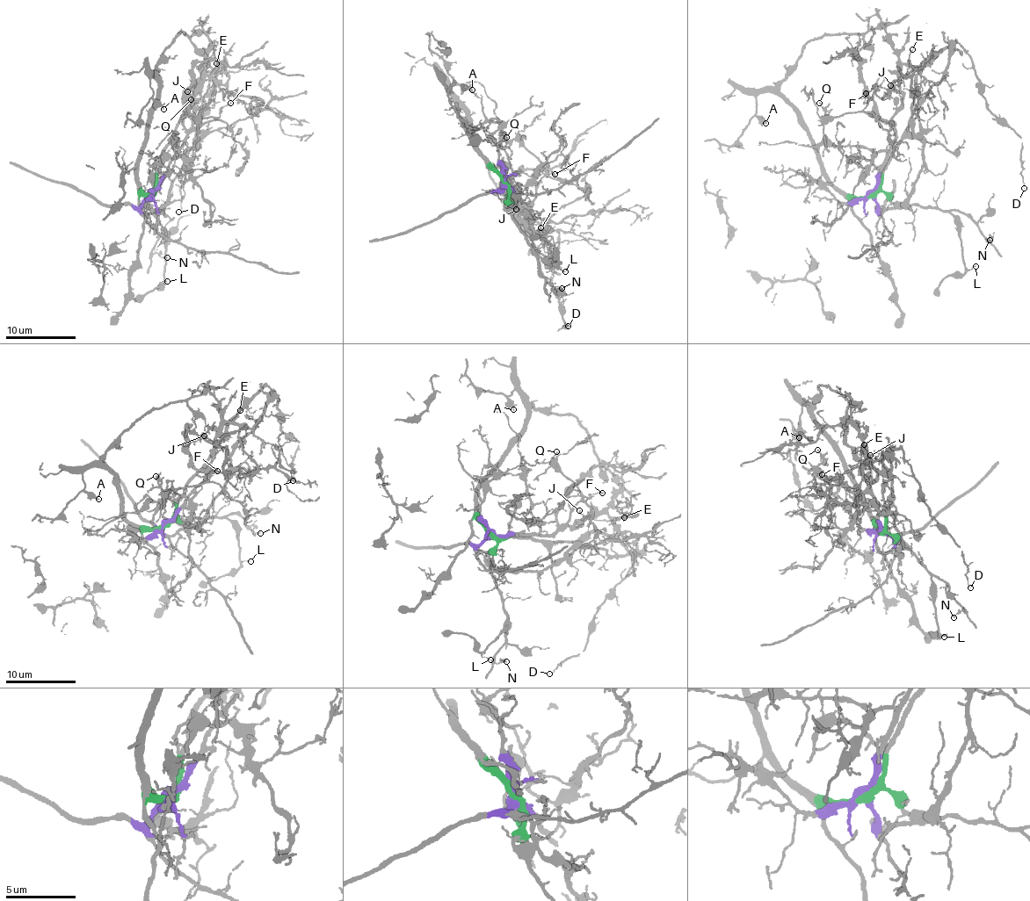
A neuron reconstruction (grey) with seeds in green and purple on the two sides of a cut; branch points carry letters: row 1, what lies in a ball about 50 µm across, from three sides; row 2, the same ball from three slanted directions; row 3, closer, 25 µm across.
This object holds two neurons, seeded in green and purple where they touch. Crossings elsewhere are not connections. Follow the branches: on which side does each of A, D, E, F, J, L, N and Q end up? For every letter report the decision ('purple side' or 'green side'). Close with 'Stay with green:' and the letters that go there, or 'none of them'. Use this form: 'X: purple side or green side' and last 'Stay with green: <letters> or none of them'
A: green side
D: green side
E: purple side
F: purple side
J: purple side
L: green side
N: green side
Q: purple side
Stay with green: A, D, L, N

